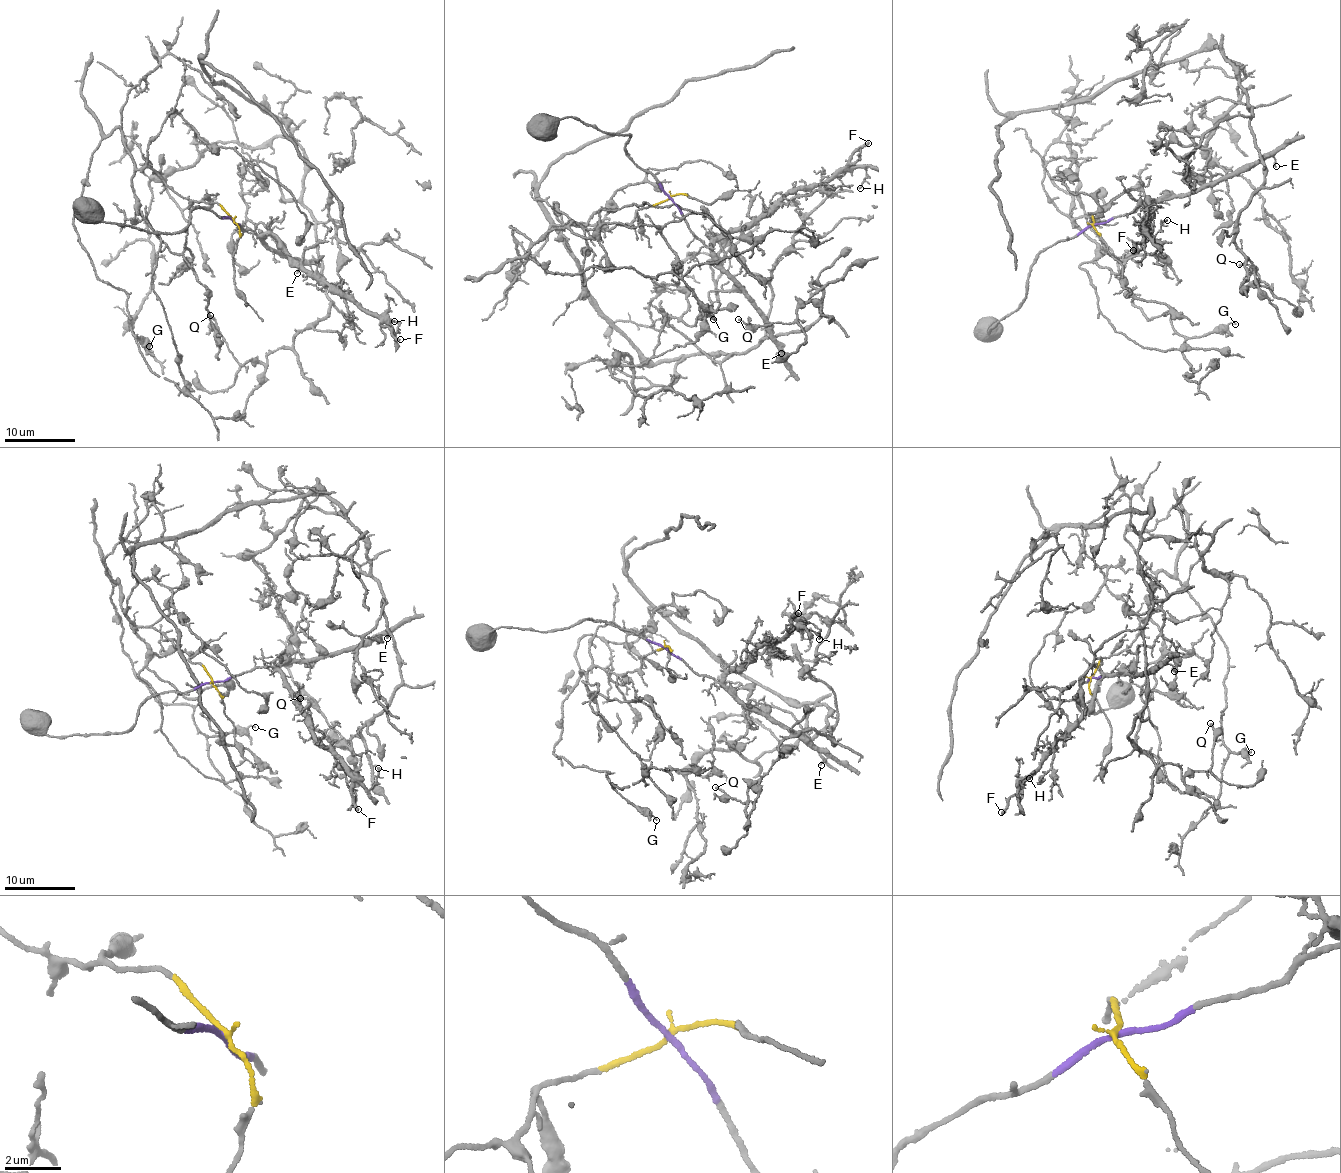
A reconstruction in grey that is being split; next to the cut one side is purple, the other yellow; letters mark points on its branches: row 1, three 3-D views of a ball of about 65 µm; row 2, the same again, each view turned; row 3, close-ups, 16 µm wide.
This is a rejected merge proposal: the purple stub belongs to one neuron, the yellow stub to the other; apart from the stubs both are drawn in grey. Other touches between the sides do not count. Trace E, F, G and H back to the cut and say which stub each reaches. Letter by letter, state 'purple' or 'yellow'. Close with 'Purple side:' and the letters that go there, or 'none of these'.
E: purple
F: purple
G: yellow
H: purple
Purple side: E, F, H

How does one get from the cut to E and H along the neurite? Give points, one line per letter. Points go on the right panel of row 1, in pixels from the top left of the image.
E: (1093, 224), (1109, 221), (1143, 203), (1182, 196), (1273, 155), (1276, 167)
H: (1093, 224), (1151, 202), (1148, 198), (1154, 213), (1146, 231), (1151, 238), (1167, 220)

